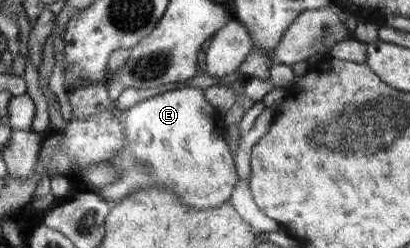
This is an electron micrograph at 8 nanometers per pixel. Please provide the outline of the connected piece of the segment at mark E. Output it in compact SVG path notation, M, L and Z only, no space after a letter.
M182 87L174 91L166 91L155 97L150 97L138 102L134 107L119 112L120 123L127 135L127 144L109 159L108 163L117 169L120 178L112 185L95 191L98 196L104 198L110 205L114 205L119 199L132 195L140 189L150 189L154 185L166 185L172 189L188 207L194 209L212 209L224 202L228 202L239 175L235 169L233 153L229 150L225 139L223 118L205 98L200 87Z

